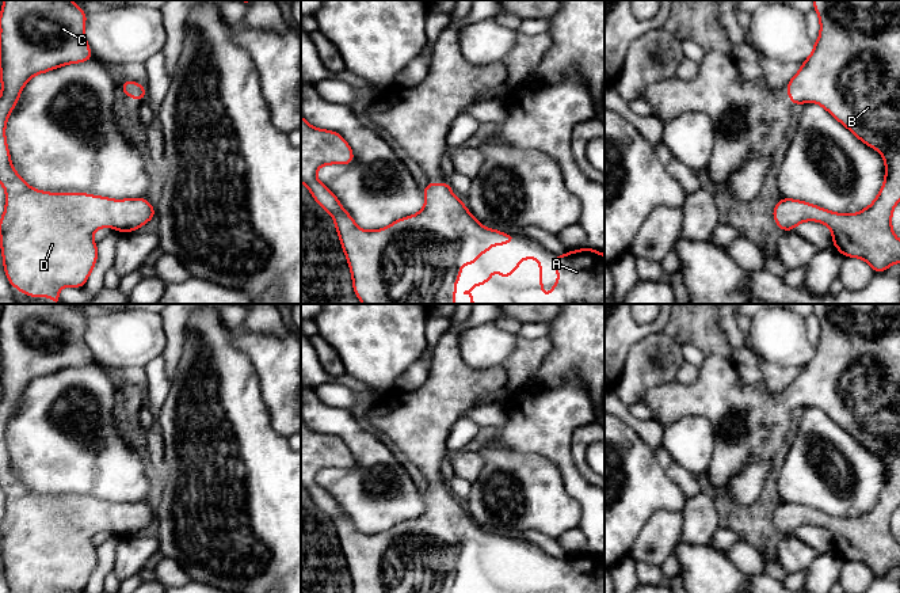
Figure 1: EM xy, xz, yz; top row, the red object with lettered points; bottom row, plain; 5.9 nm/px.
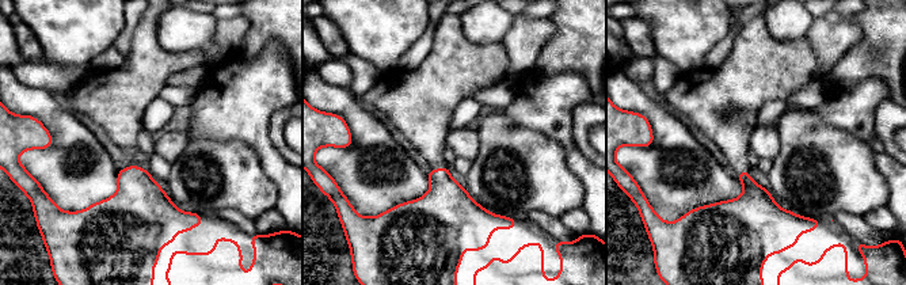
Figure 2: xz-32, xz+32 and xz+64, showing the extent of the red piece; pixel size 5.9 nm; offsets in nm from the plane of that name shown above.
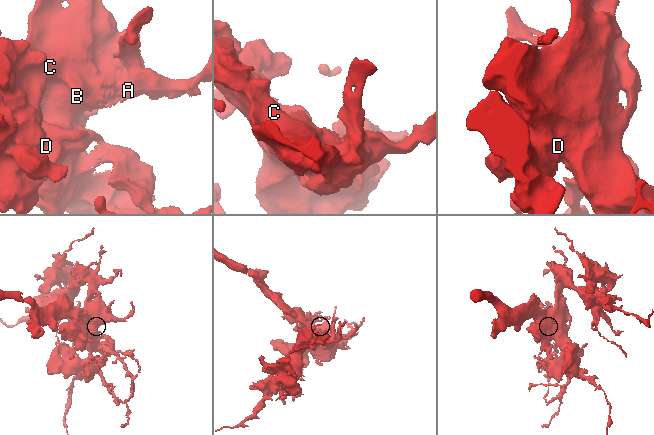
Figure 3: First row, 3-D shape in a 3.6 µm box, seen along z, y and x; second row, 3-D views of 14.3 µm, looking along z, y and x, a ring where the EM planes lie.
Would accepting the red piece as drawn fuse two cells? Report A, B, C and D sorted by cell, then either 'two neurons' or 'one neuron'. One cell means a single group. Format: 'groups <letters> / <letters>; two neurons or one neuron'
groups A B C D; one neuron

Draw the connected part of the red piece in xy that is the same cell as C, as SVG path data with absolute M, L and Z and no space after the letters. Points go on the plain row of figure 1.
M4 304L0 316L0 487L5 493L5 514L0 522L0 551L8 586L16 593L83 592L96 565L98 551L92 537L98 532L123 536L137 535L155 521L155 512L146 502L111 503L85 497L46 497L28 490L14 474L5 444L5 427L23 391L39 377L92 364L84 339L87 318L72 304Z

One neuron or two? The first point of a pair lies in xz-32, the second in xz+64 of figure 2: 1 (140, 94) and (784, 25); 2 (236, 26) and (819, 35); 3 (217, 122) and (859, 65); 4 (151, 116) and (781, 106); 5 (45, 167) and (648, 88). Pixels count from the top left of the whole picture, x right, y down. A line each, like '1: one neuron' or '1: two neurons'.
1: two neurons
2: one neuron
3: two neurons
4: one neuron
5: two neurons

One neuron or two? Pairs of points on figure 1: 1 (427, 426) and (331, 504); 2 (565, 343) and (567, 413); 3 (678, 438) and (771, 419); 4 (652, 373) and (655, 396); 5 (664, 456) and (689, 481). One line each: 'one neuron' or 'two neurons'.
1: one neuron
2: two neurons
3: two neurons
4: two neurons
5: one neuron

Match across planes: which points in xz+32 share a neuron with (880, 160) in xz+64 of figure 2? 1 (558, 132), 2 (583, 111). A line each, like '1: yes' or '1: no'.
1: yes
2: no

